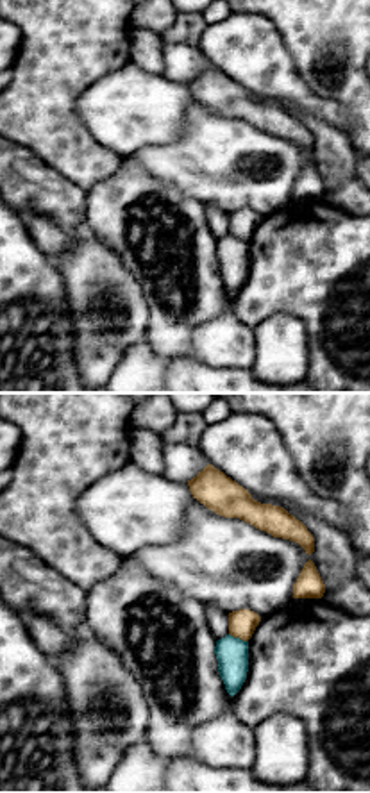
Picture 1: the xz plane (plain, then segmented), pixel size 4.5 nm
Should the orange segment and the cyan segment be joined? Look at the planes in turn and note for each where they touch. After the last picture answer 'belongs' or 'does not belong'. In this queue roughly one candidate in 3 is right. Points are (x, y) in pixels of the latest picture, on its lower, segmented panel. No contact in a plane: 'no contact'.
(238, 636)

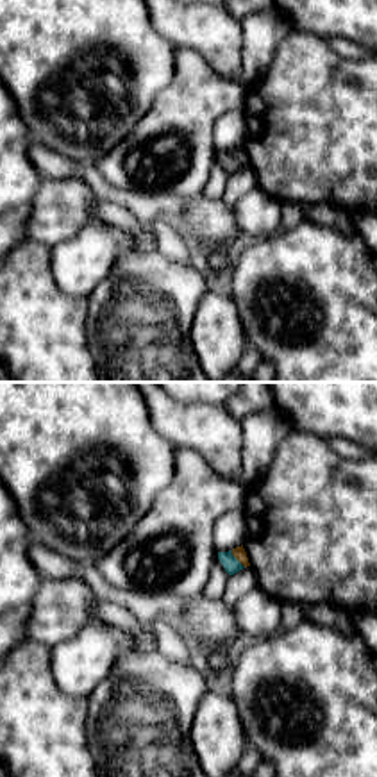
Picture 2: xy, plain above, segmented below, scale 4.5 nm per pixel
(238, 559)

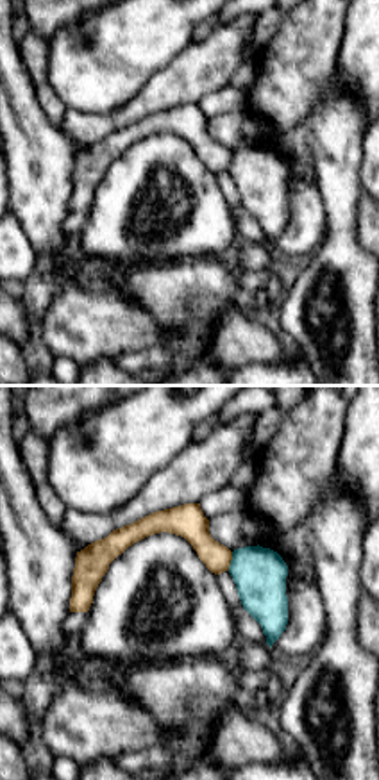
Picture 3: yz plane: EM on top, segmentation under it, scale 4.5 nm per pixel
(231, 559)

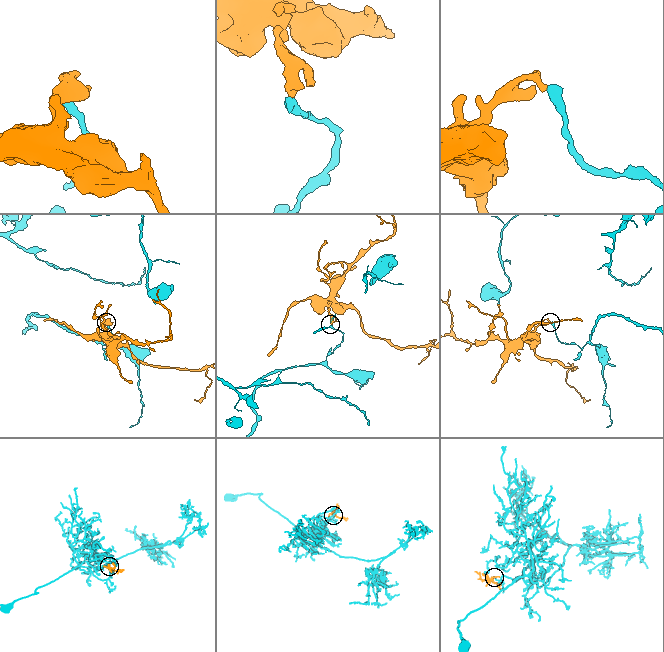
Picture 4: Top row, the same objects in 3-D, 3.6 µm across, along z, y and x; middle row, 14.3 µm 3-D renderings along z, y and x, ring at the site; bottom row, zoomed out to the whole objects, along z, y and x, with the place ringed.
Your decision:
does not belong

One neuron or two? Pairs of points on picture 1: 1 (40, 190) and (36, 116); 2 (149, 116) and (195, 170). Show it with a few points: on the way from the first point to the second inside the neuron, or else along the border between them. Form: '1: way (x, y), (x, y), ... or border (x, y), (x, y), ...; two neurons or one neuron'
1: border (18, 143), (34, 150), (72, 181); two neurons
2: border (190, 106), (186, 127), (172, 141), (131, 154); two neurons

